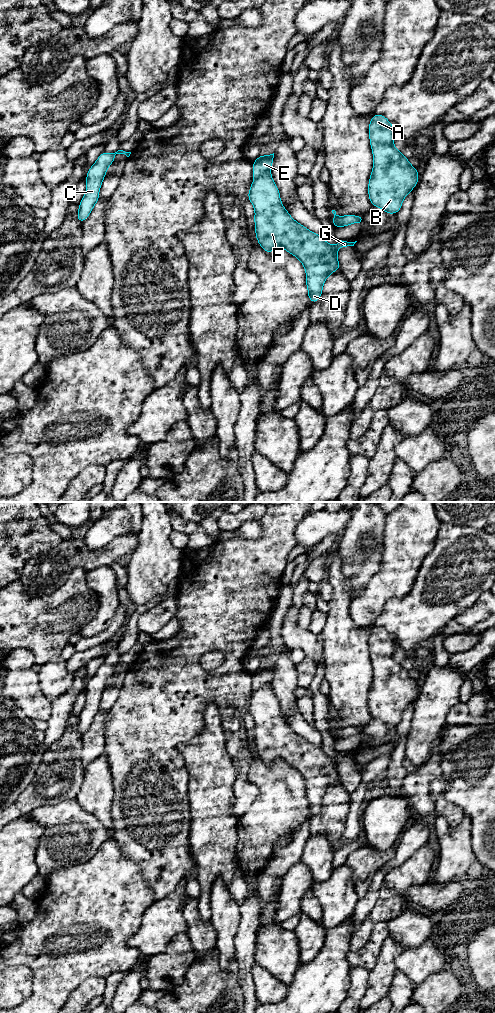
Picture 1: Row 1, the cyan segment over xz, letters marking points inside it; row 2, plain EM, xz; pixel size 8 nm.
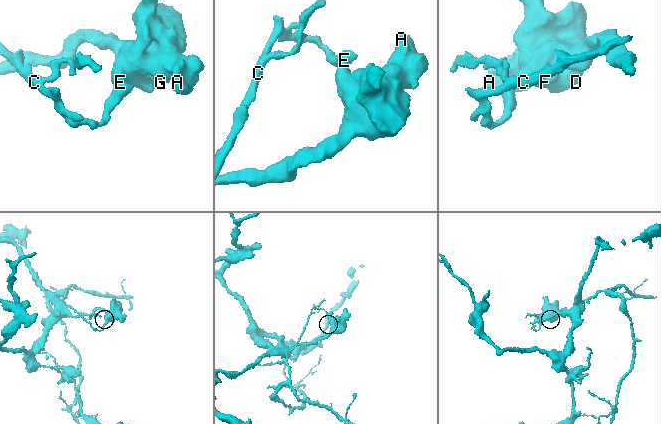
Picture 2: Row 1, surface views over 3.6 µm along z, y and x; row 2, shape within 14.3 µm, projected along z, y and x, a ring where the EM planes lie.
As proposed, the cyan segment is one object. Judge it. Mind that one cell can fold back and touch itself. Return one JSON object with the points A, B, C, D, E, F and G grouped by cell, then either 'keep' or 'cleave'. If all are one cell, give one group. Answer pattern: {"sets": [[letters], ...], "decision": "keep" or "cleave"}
{"sets": [["A", "B", "D", "F", "G"], ["C", "E"]], "decision": "cleave"}

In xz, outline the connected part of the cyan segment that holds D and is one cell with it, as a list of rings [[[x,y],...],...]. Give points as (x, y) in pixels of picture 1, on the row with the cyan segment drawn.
[[[271,173],[254,178],[247,198],[255,210],[255,234],[261,248],[269,254],[276,248],[283,248],[298,258],[306,272],[309,301],[318,302],[328,276],[340,270],[337,251],[354,246],[357,241],[338,240],[334,246],[295,221],[281,202]]]

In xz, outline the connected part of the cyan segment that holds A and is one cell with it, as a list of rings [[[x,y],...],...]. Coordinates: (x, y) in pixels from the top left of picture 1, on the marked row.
[[[374,114],[368,126],[369,141],[373,154],[373,169],[369,177],[368,196],[373,207],[383,209],[388,215],[397,214],[406,195],[418,184],[419,174],[409,159],[394,147],[395,128],[381,114]]]

